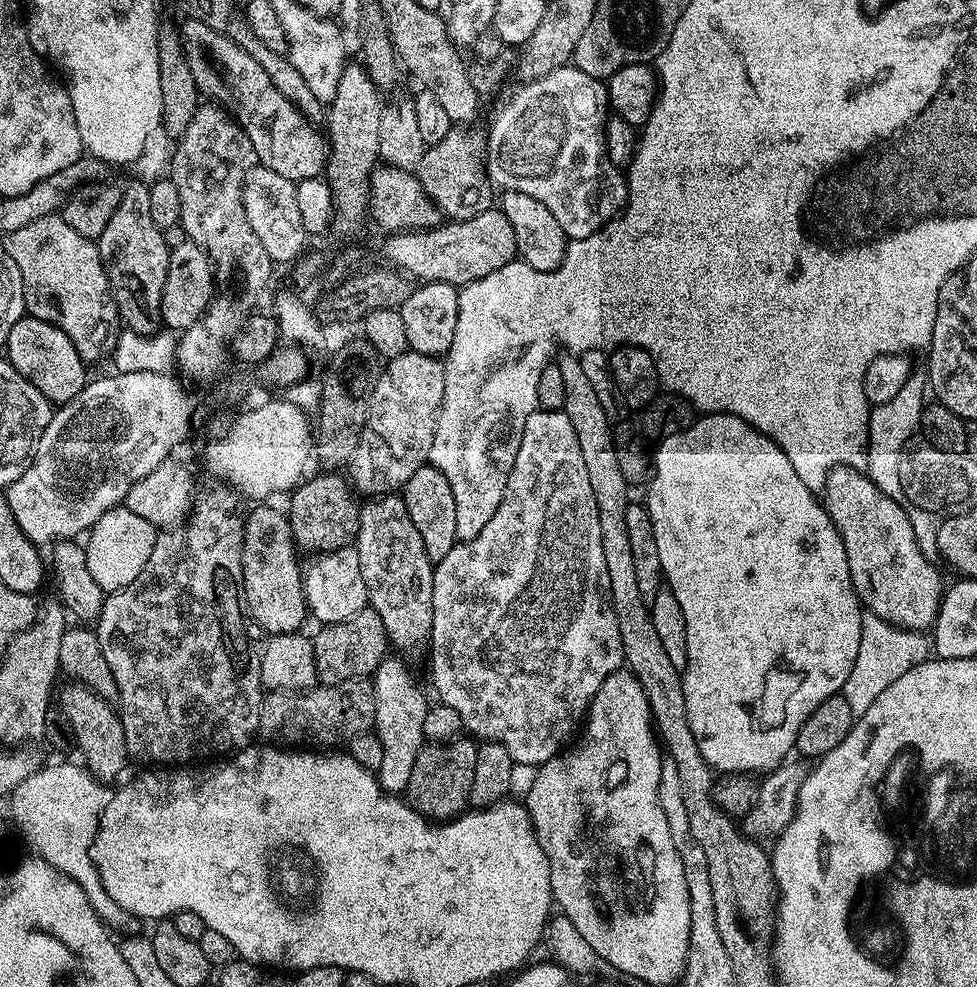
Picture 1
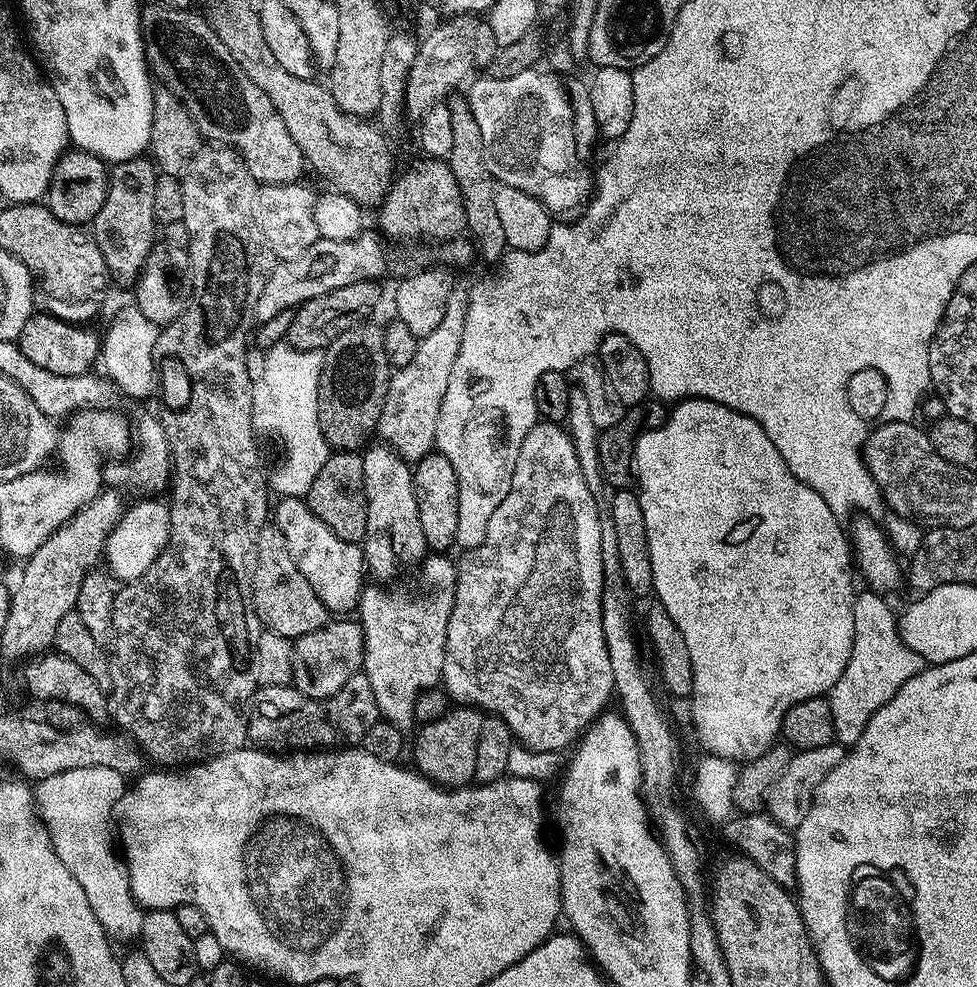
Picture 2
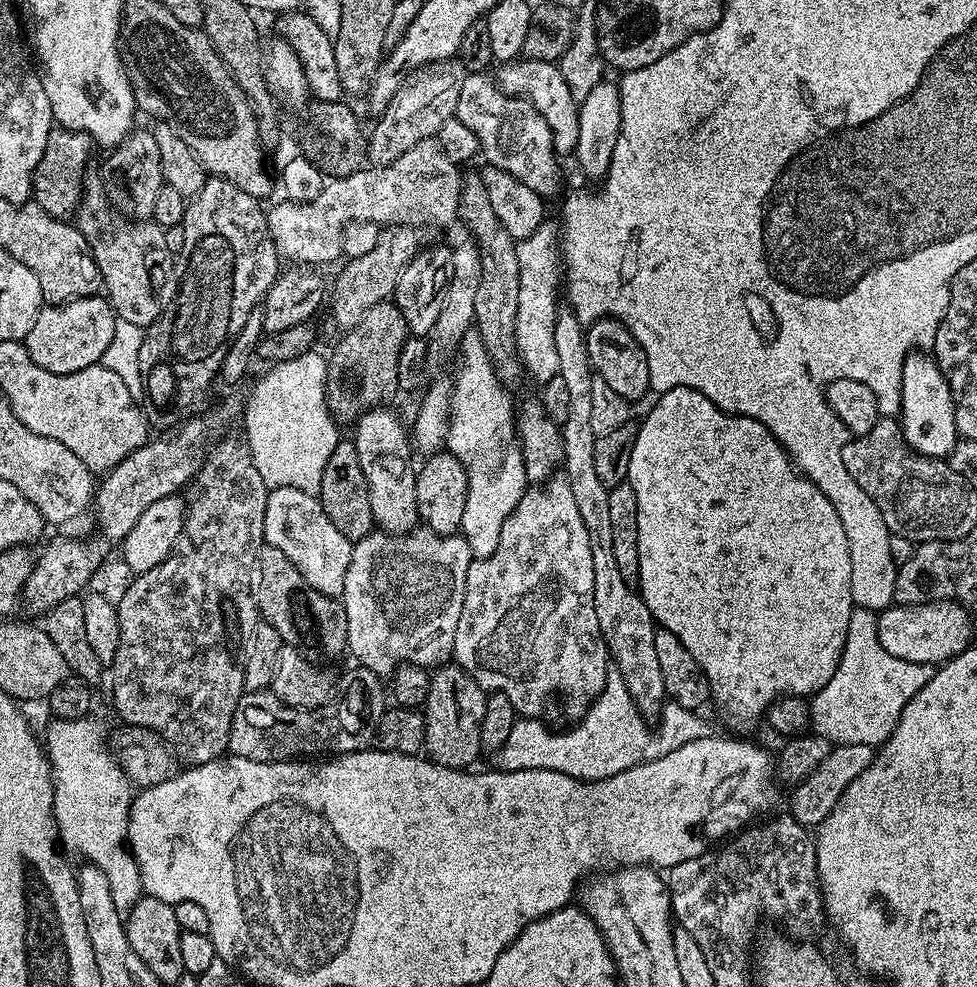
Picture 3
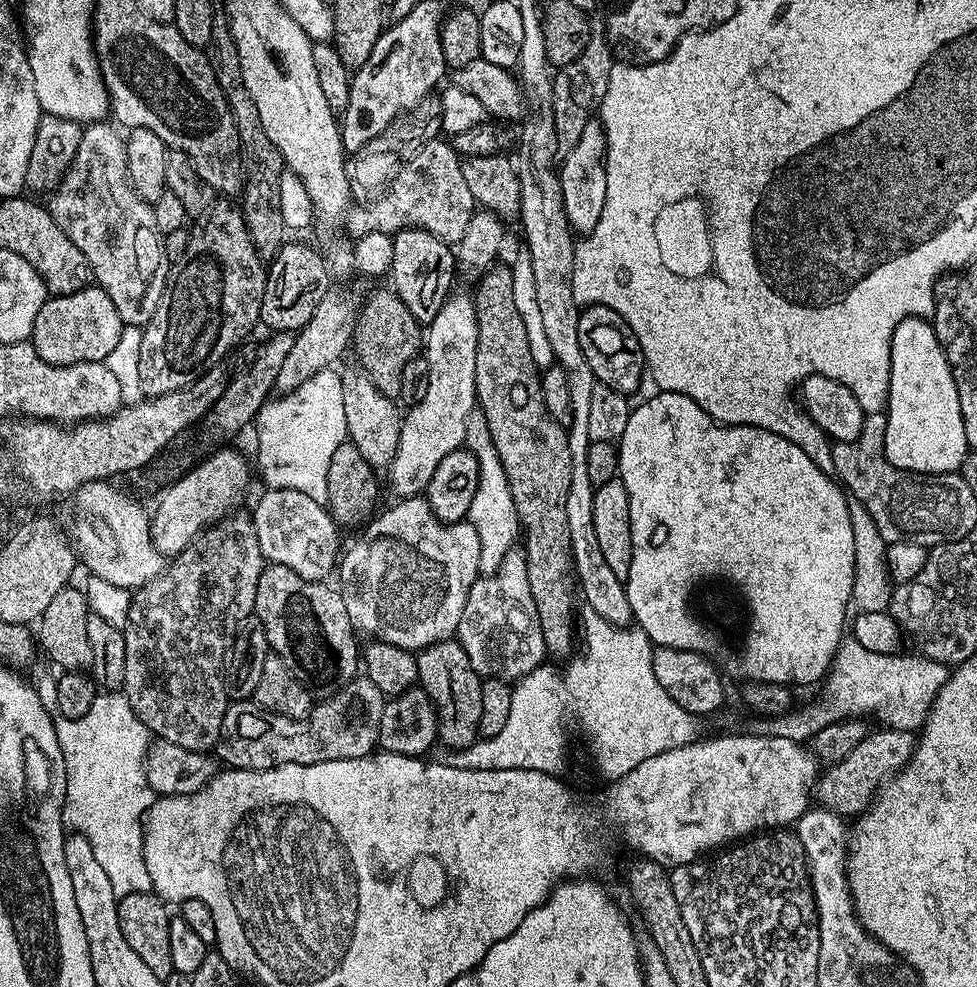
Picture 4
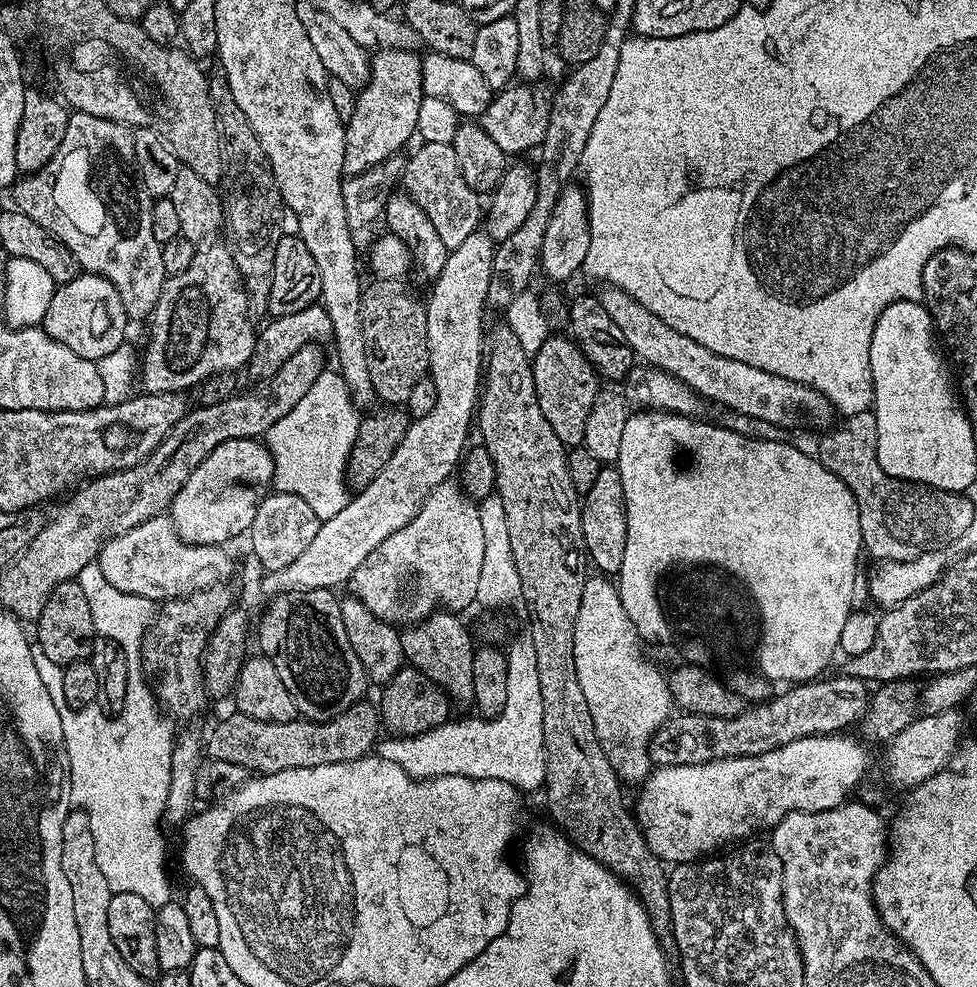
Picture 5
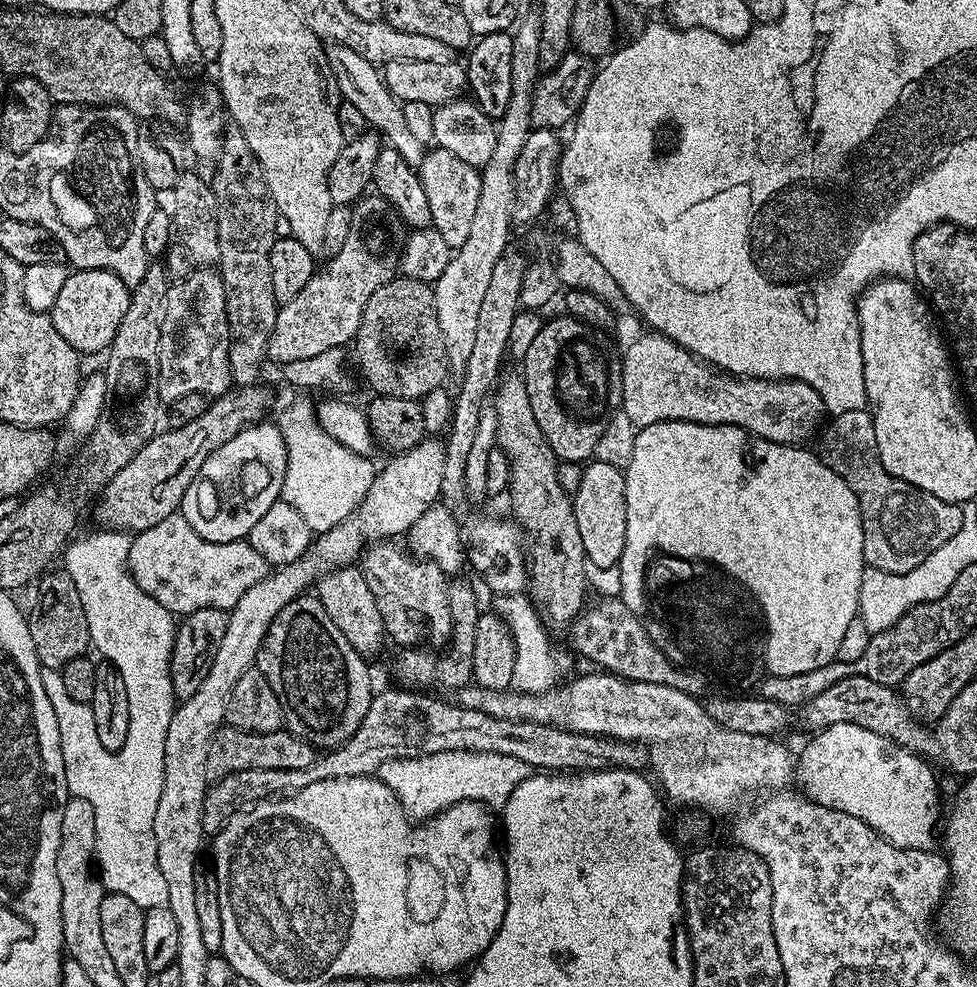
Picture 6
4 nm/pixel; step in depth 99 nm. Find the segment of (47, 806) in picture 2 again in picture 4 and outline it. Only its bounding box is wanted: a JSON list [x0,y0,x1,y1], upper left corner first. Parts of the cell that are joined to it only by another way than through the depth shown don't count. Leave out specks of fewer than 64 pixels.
[34,672,154,897]

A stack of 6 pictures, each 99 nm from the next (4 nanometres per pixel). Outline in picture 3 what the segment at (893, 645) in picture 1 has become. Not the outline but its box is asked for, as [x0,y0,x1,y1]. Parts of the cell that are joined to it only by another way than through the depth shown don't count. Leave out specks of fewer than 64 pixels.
[811,607,935,746]

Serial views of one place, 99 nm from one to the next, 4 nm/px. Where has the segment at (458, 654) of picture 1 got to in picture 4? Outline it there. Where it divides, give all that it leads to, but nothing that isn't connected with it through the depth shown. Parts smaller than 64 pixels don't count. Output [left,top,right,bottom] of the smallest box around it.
[455,551,545,682]

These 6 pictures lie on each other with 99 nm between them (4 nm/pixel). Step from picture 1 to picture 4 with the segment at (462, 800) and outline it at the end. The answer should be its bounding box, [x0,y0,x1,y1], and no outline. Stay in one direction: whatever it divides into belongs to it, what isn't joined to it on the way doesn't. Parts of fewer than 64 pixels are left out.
[415,640,482,750]

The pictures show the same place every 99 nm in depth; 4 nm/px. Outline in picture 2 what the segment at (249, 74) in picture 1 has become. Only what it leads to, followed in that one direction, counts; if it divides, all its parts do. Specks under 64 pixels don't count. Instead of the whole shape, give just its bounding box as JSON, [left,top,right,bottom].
[140,2,306,186]

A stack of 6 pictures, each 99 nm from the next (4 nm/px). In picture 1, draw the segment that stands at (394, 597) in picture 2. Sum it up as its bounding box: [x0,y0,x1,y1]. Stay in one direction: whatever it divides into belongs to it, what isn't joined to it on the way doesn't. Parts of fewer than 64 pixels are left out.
[370,658,430,794]

